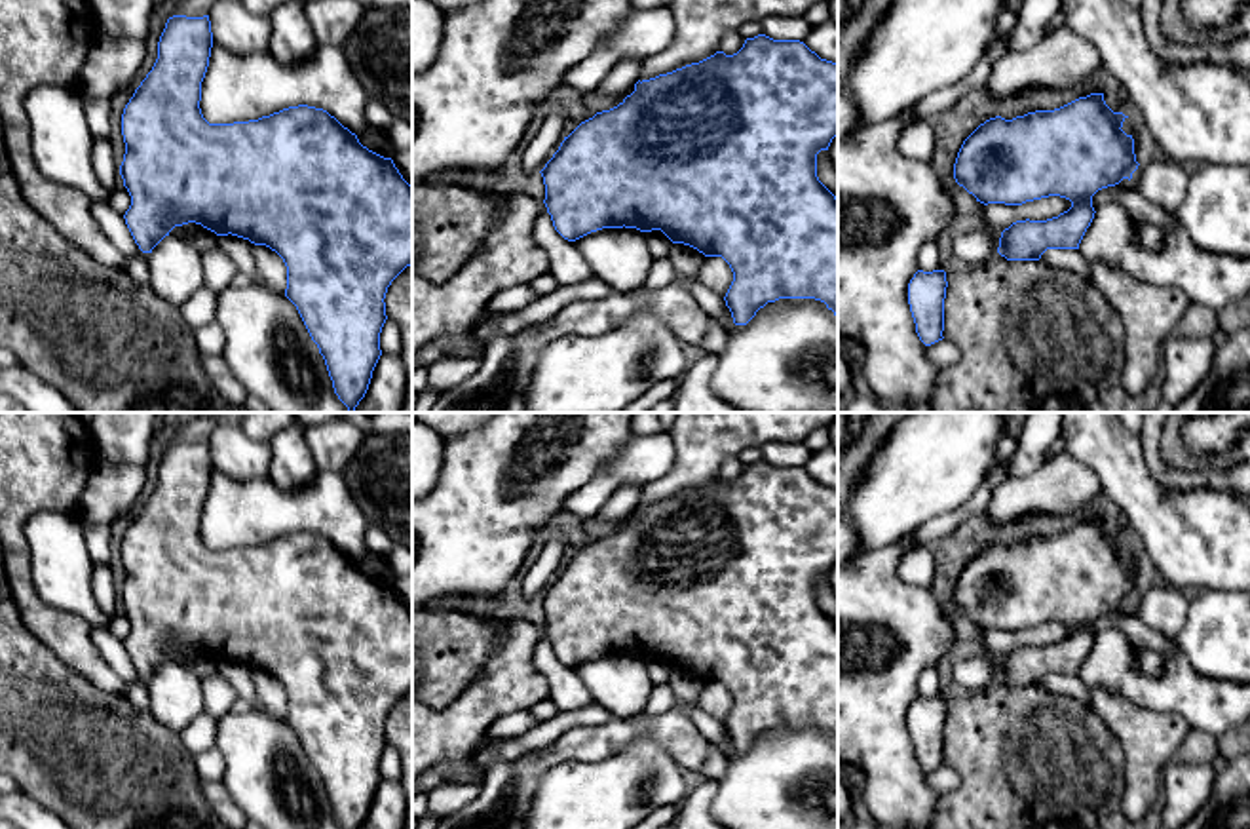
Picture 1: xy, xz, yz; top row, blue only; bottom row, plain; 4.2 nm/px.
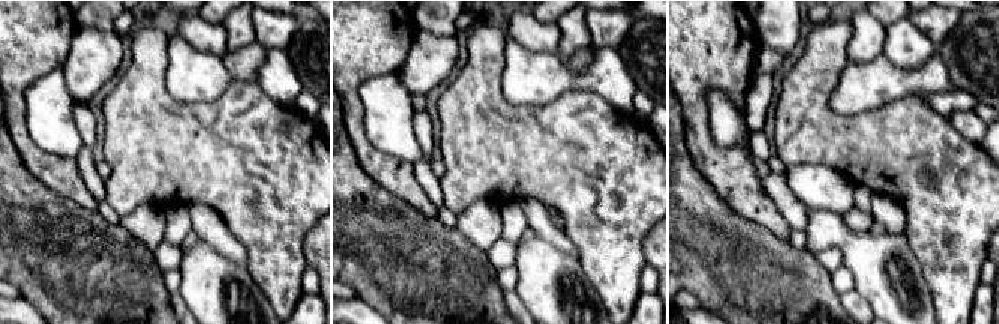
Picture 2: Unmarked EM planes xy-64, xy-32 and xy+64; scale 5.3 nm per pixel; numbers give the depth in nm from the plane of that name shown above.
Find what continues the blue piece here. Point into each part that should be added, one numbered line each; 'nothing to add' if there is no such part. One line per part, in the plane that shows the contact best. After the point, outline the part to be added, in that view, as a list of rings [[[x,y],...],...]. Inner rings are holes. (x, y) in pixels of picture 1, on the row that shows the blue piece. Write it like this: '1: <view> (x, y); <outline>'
nothing to add

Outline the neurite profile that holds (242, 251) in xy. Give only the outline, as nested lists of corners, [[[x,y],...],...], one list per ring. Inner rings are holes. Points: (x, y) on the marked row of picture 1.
[[[218,236],[217,245],[234,260],[237,272],[251,280],[251,285],[272,289],[258,270],[255,243],[237,236]]]

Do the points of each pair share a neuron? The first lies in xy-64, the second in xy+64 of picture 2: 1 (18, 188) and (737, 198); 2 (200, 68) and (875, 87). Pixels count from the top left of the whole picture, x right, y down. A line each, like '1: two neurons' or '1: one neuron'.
1: two neurons
2: one neuron

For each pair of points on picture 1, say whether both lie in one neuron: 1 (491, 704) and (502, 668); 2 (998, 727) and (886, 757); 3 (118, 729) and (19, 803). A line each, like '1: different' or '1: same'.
1: same
2: different
3: different

